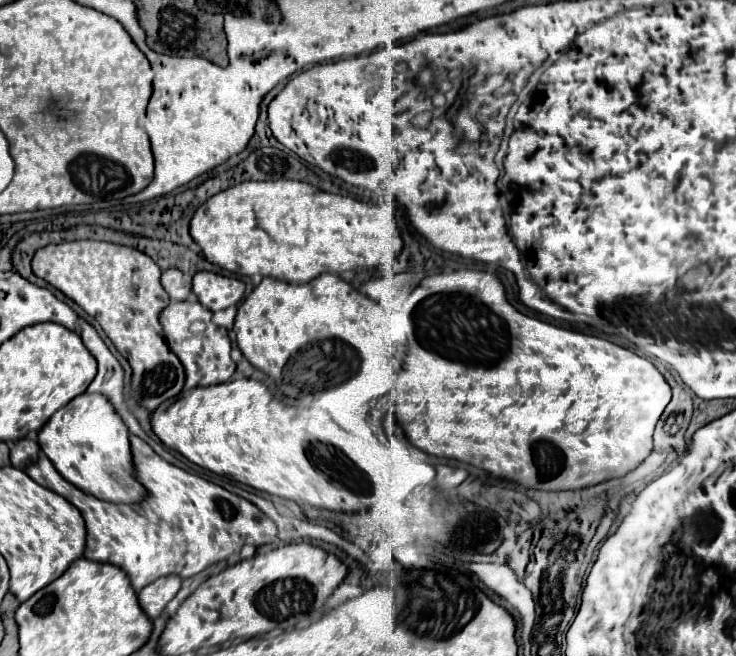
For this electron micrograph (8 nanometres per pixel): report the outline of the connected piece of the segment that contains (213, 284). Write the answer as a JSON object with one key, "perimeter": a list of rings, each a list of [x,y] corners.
{"perimeter":[[[201,270],[193,276],[193,292],[205,308],[217,312],[239,304],[245,284],[235,276],[221,276]]]}

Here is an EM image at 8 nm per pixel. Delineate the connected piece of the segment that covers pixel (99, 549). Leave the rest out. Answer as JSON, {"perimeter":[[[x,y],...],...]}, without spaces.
{"perimeter":[[[131,434],[129,440],[131,440],[131,450],[133,450],[133,464],[135,464],[137,480],[143,484],[143,488],[147,492],[147,496],[139,504],[105,502],[101,498],[95,498],[87,492],[79,490],[77,486],[67,482],[55,470],[55,466],[49,462],[49,458],[43,452],[39,454],[39,460],[25,470],[37,484],[63,496],[81,512],[81,516],[85,520],[85,530],[87,530],[85,554],[83,554],[85,558],[95,560],[95,562],[109,562],[109,564],[123,568],[127,572],[127,576],[131,578],[135,592],[139,592],[143,586],[151,584],[153,580],[157,580],[161,576],[175,574],[181,578],[189,578],[189,576],[205,570],[209,564],[225,560],[233,552],[239,552],[245,542],[249,542],[253,546],[263,546],[263,544],[271,544],[275,540],[277,528],[275,528],[273,520],[269,520],[263,512],[259,512],[259,508],[255,508],[255,504],[251,504],[249,500],[245,500],[237,494],[227,492],[225,488],[221,488],[213,482],[203,480],[201,476],[193,476],[193,474],[165,462],[141,438]]]}

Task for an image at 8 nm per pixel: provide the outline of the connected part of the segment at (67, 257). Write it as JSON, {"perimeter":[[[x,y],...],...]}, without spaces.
{"perimeter":[[[75,240],[75,242],[61,242],[61,244],[47,244],[39,248],[31,260],[33,274],[57,290],[61,290],[67,298],[71,298],[75,304],[79,304],[87,314],[95,314],[95,320],[101,324],[113,346],[121,356],[127,358],[129,366],[133,368],[131,374],[131,390],[133,396],[139,400],[139,404],[147,410],[155,410],[161,402],[167,398],[173,398],[181,392],[185,382],[185,372],[179,362],[179,358],[169,350],[163,330],[159,324],[161,310],[169,304],[169,296],[163,290],[159,278],[161,270],[159,266],[143,252],[133,250],[129,246],[111,244],[111,242],[95,242],[95,240]]]}

